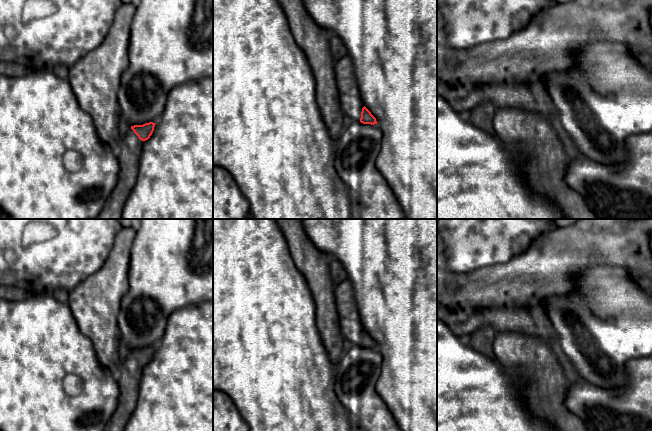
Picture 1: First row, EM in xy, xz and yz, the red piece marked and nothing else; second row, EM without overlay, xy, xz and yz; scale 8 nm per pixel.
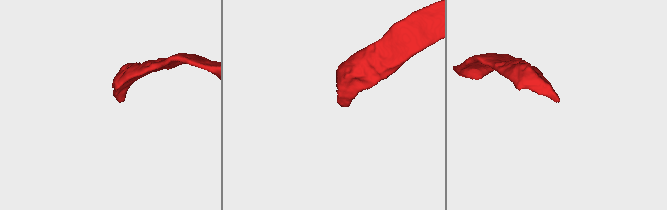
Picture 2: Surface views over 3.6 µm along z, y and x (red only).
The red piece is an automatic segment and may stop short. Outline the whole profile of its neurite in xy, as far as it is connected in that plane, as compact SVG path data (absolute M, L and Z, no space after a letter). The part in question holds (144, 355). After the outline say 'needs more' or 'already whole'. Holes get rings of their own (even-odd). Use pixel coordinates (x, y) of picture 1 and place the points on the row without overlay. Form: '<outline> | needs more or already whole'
M156 347L134 349L121 363L116 375L120 388L119 404L104 431L124 431L137 405L139 384L143 369L150 362Z | needs more

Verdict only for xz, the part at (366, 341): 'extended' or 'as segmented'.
extended

